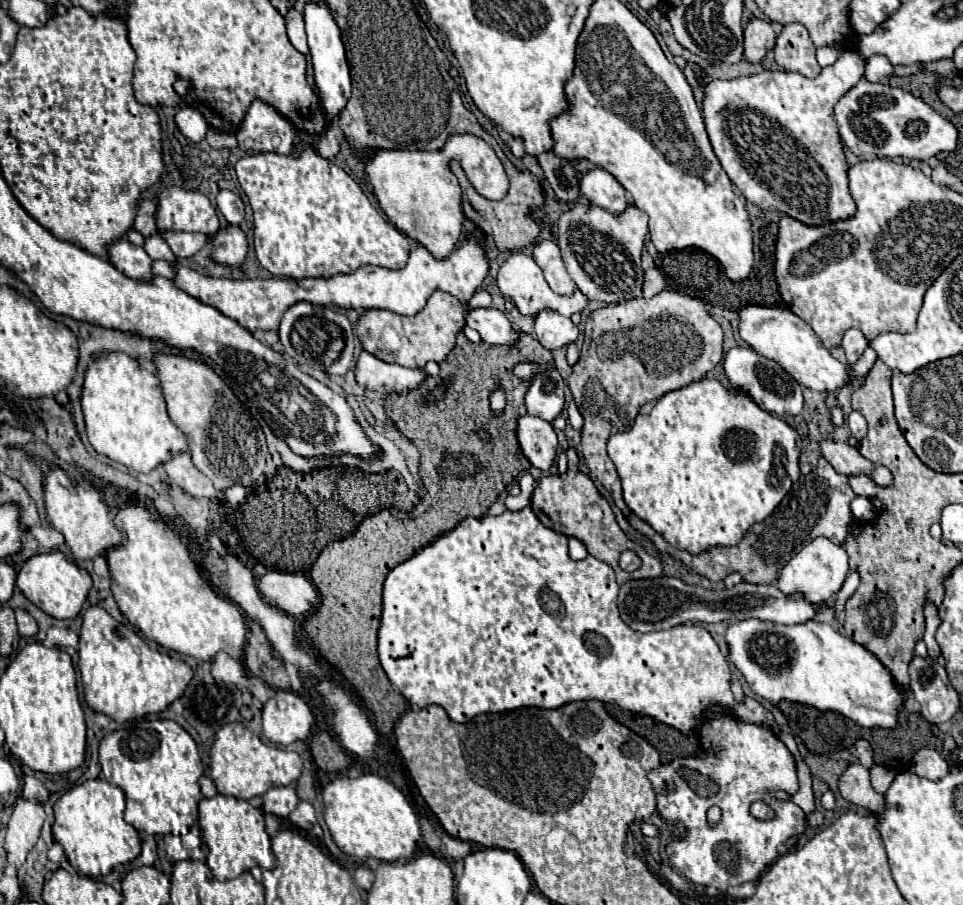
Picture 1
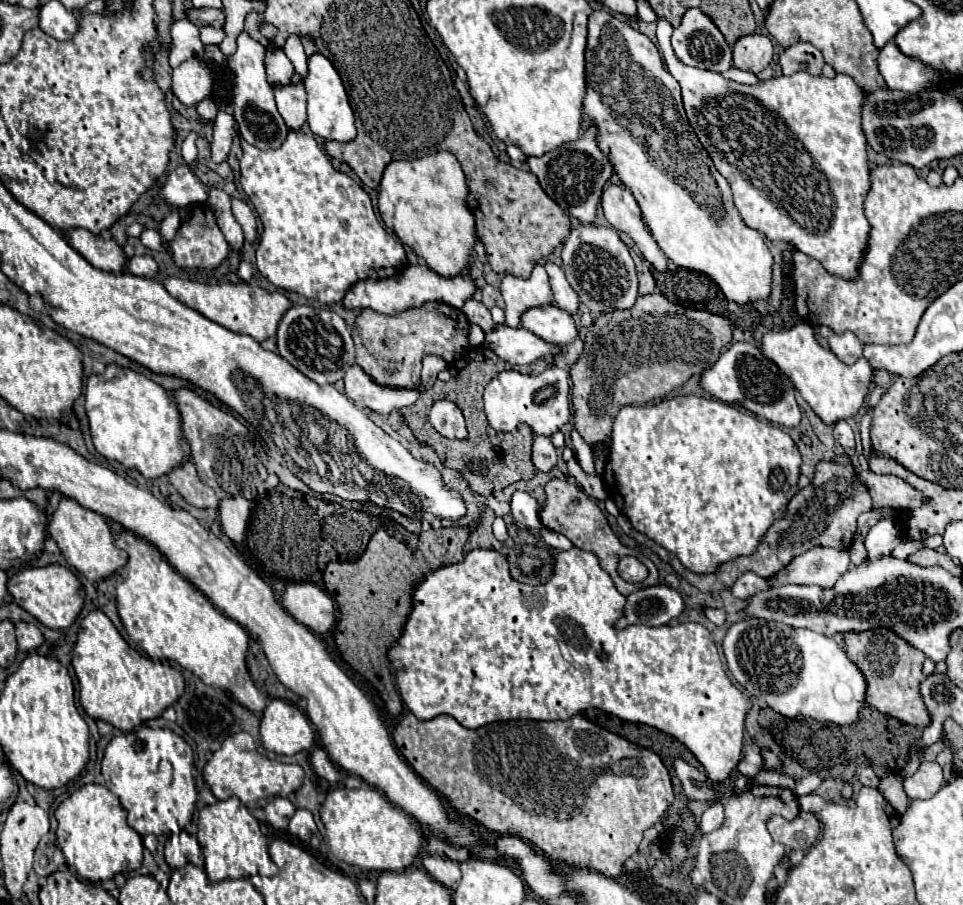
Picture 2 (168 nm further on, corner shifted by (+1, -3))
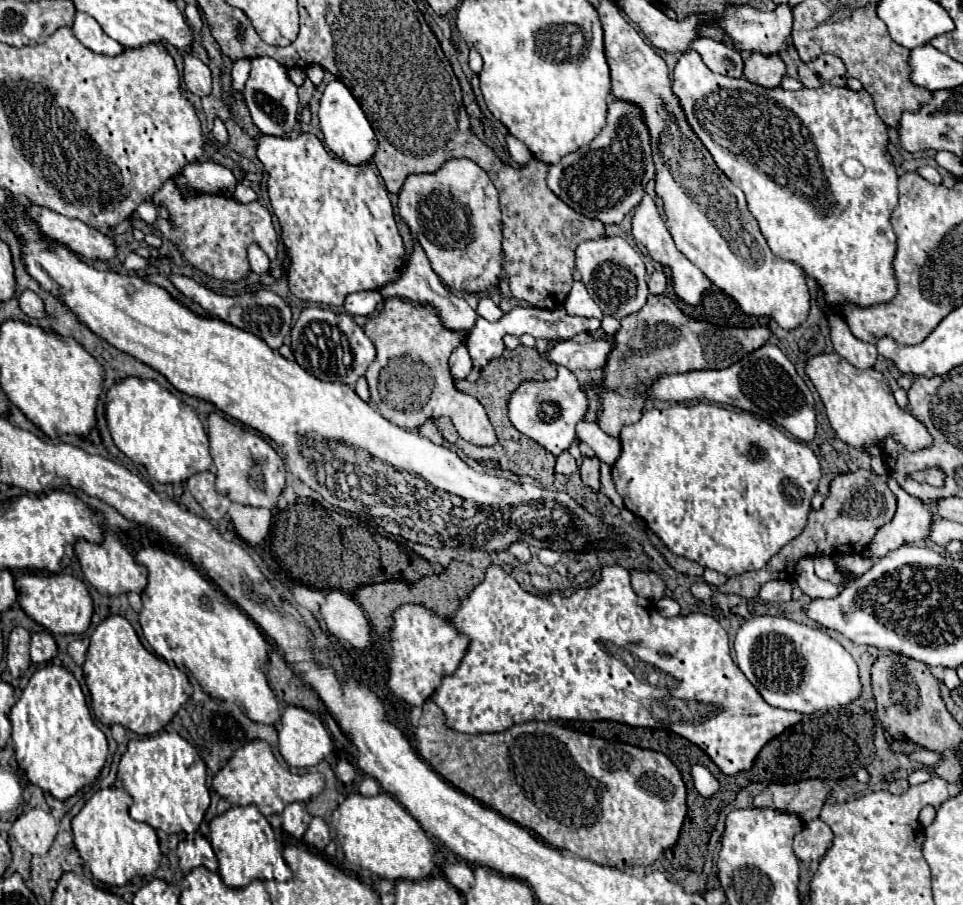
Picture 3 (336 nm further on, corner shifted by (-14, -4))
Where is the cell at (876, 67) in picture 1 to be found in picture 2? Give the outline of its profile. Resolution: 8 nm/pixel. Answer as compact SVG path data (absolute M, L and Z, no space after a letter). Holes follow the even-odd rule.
M893 42L881 48L877 64L879 72L883 74L883 80L891 90L919 92L927 86L937 84L937 76L931 72L929 66L925 66L919 60L907 58L905 54L899 52L899 48Z

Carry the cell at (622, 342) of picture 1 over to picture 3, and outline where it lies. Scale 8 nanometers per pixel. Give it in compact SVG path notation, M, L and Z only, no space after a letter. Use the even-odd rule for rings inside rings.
M650 295L648 303L638 313L624 317L620 323L622 327L614 335L616 347L612 357L608 357L608 369L604 369L604 385L608 391L600 395L602 415L598 425L610 437L618 437L624 425L640 419L644 407L644 389L660 375L686 373L694 369L726 369L766 345L772 337L768 327L720 329L706 321L690 319L664 295Z

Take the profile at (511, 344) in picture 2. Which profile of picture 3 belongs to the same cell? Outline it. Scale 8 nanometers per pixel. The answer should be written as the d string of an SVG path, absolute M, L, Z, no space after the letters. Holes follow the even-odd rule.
M588 339L582 343L576 341L556 341L554 349L546 353L546 359L558 365L576 371L602 371L608 361L608 353L614 349L610 341Z

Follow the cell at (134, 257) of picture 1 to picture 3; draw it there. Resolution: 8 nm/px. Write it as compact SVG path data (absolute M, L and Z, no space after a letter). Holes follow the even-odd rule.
M32 203L24 207L24 213L38 225L44 237L68 247L70 251L74 251L84 259L106 261L116 255L116 247L110 237L102 235L100 231L88 227L78 219L68 219L60 213L54 213L46 207L32 205Z

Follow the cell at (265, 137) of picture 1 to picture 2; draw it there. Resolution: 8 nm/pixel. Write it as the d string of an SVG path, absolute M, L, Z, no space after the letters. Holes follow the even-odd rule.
M243 30L237 36L237 52L229 58L229 72L233 76L233 108L235 108L235 120L239 124L239 134L245 142L253 144L259 150L277 150L285 142L289 130L275 108L273 86L269 86L265 78L263 56L265 56L265 46L253 40Z

